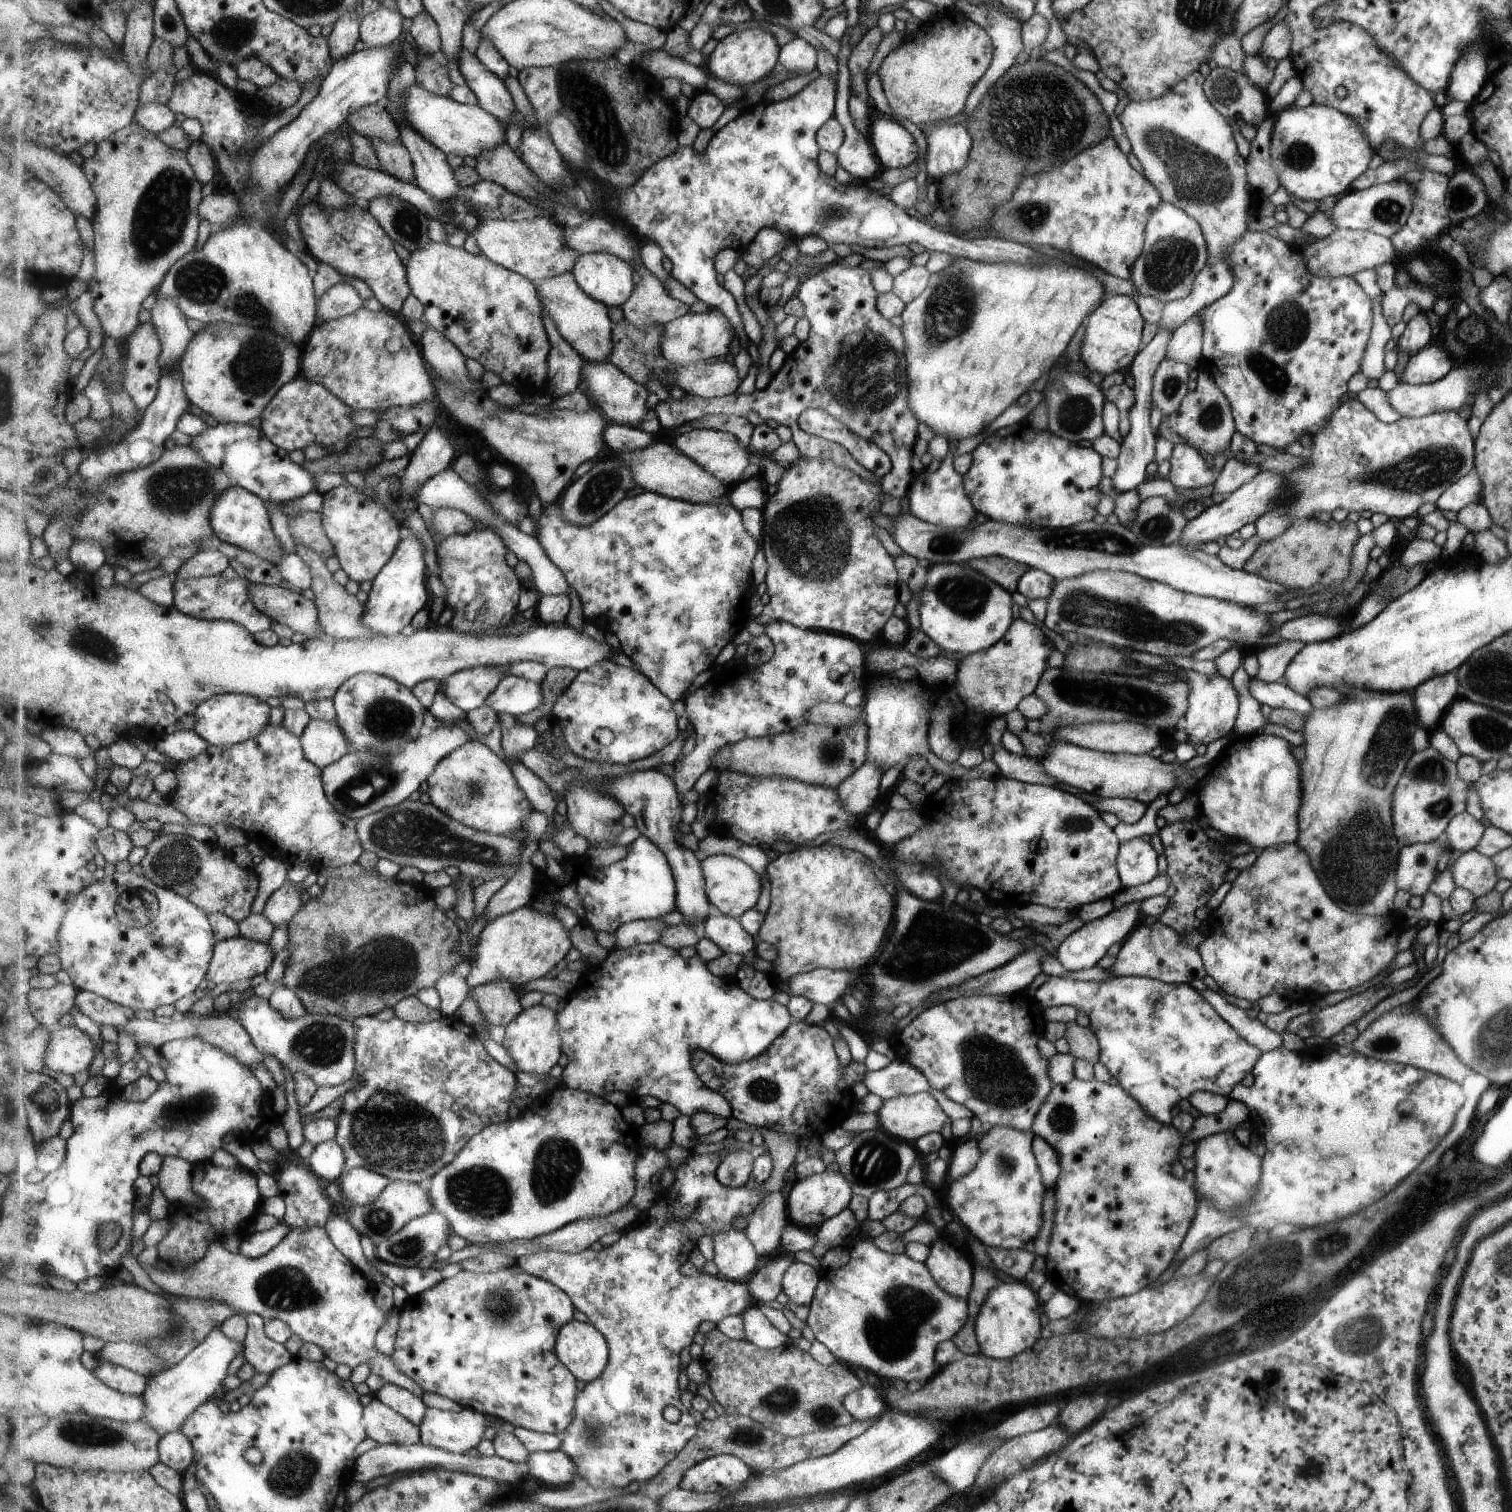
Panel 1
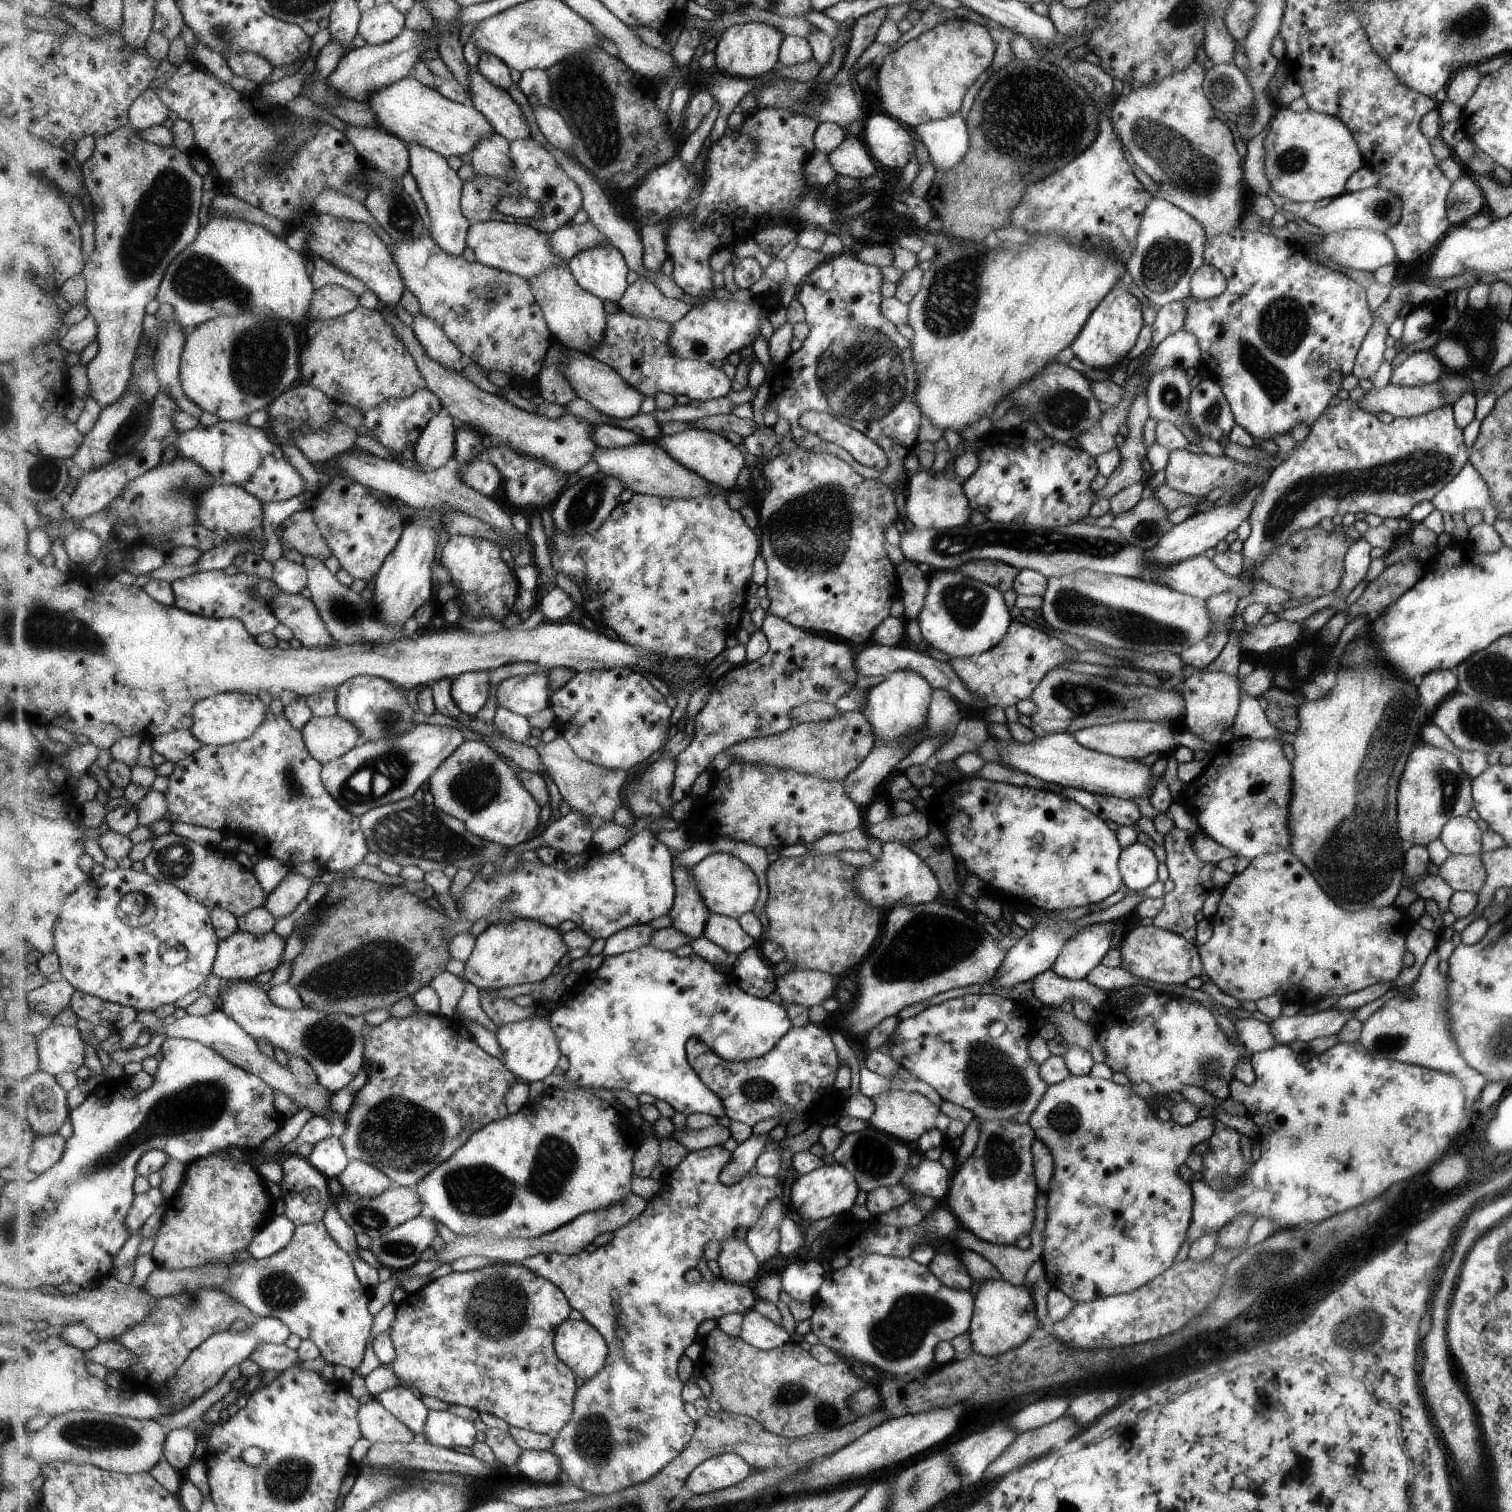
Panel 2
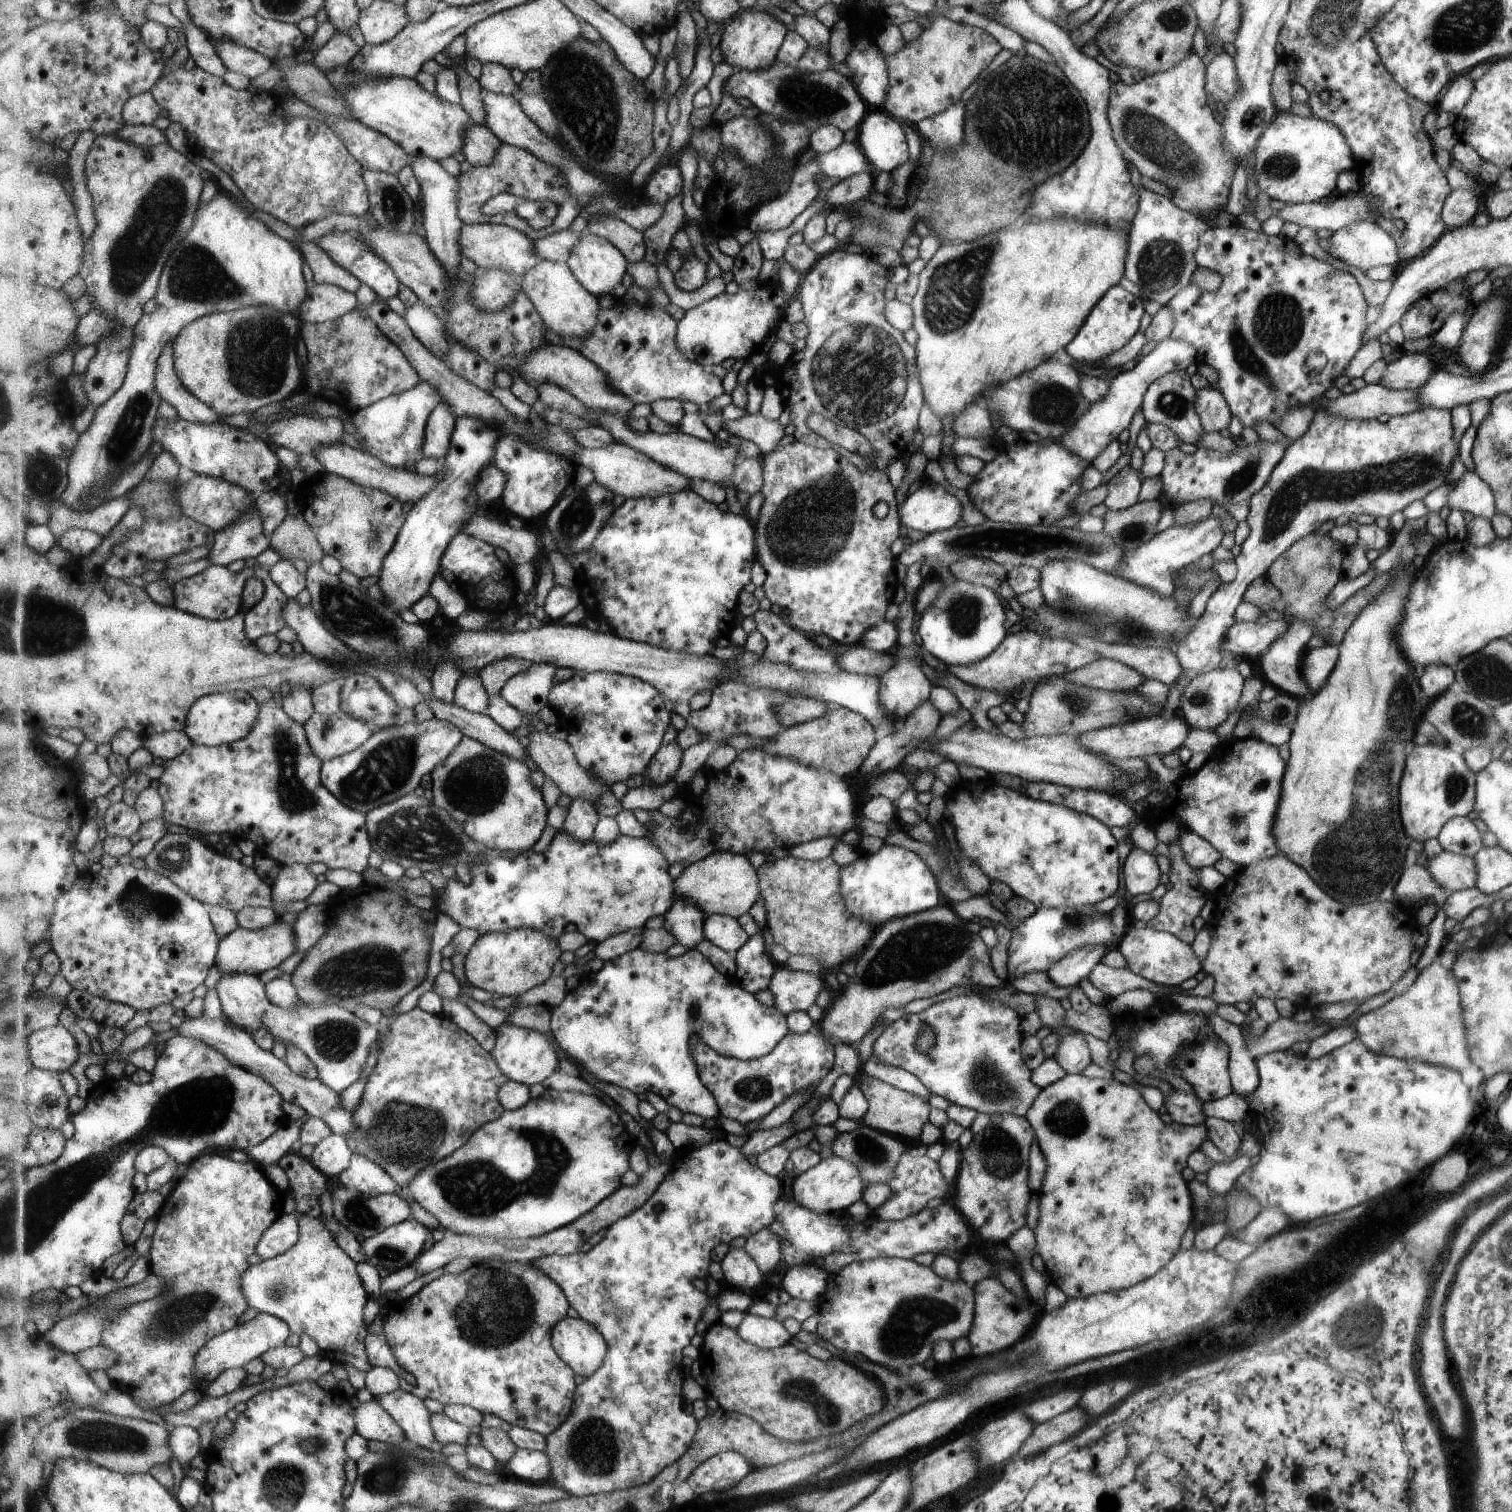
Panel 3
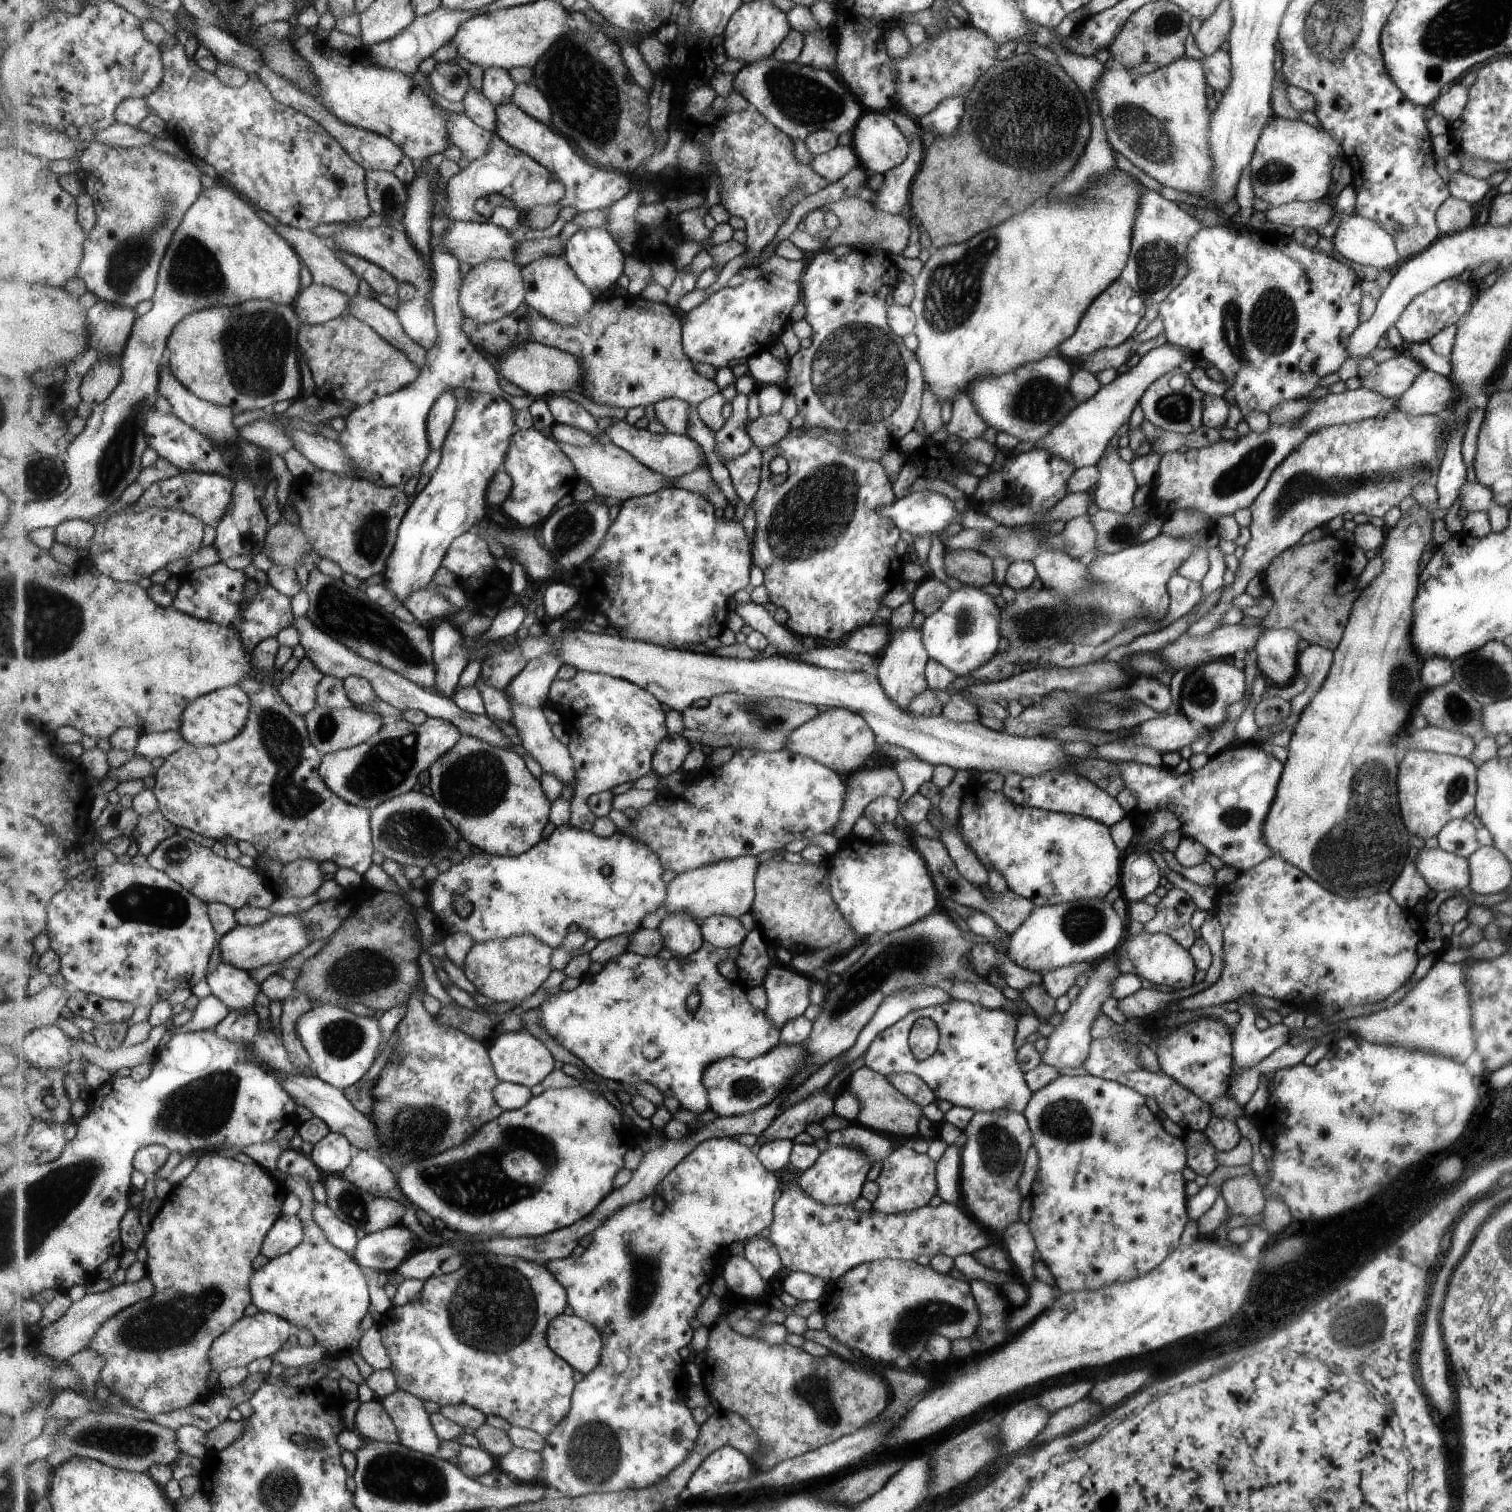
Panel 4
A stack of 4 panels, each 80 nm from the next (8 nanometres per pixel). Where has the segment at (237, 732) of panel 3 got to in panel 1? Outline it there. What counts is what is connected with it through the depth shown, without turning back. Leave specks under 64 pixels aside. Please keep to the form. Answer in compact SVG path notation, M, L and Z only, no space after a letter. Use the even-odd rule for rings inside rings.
M225 693L212 696L198 706L198 724L195 730L212 745L230 747L234 744L255 739L269 724L271 706L266 701L243 693Z

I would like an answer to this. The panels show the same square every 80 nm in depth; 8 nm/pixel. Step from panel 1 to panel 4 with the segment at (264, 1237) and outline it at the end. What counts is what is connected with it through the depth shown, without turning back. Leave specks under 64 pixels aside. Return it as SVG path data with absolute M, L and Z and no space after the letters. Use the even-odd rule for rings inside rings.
M283 1215L266 1234L262 1254L269 1259L291 1252L304 1239L304 1222L299 1215Z

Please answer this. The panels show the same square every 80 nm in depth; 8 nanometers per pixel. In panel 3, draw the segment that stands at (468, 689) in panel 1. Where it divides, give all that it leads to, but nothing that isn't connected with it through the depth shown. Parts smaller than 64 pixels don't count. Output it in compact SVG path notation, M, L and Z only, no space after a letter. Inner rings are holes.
M478 672L465 673L459 680L454 702L458 707L474 713L484 713L490 705L484 680Z

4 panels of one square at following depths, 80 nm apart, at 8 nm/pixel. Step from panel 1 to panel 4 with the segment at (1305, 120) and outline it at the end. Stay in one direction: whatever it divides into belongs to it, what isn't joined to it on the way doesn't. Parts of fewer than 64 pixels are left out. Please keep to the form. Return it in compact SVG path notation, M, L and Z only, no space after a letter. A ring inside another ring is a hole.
M1273 115L1271 122L1269 124L1266 124L1266 126L1262 128L1262 132L1258 138L1257 146L1254 148L1253 158L1250 162L1250 179L1254 196L1257 198L1261 198L1261 200L1264 200L1265 202L1268 202L1268 208L1298 201L1318 202L1319 198L1323 198L1325 194L1329 193L1329 184L1331 184L1331 160L1336 157L1340 158L1341 162L1343 161L1343 154L1341 152L1340 144L1325 129L1313 127L1311 126L1311 124L1307 124L1301 119L1293 120Z

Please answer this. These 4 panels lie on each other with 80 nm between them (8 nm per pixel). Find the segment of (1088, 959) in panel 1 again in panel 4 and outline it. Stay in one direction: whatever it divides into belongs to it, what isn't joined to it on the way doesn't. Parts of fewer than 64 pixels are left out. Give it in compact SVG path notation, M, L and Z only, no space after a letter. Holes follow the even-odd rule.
M1079 962L1079 964L1067 964L1061 968L1054 968L1042 974L1042 987L1051 1000L1065 994L1066 990L1075 982L1079 974L1087 974L1094 962Z

